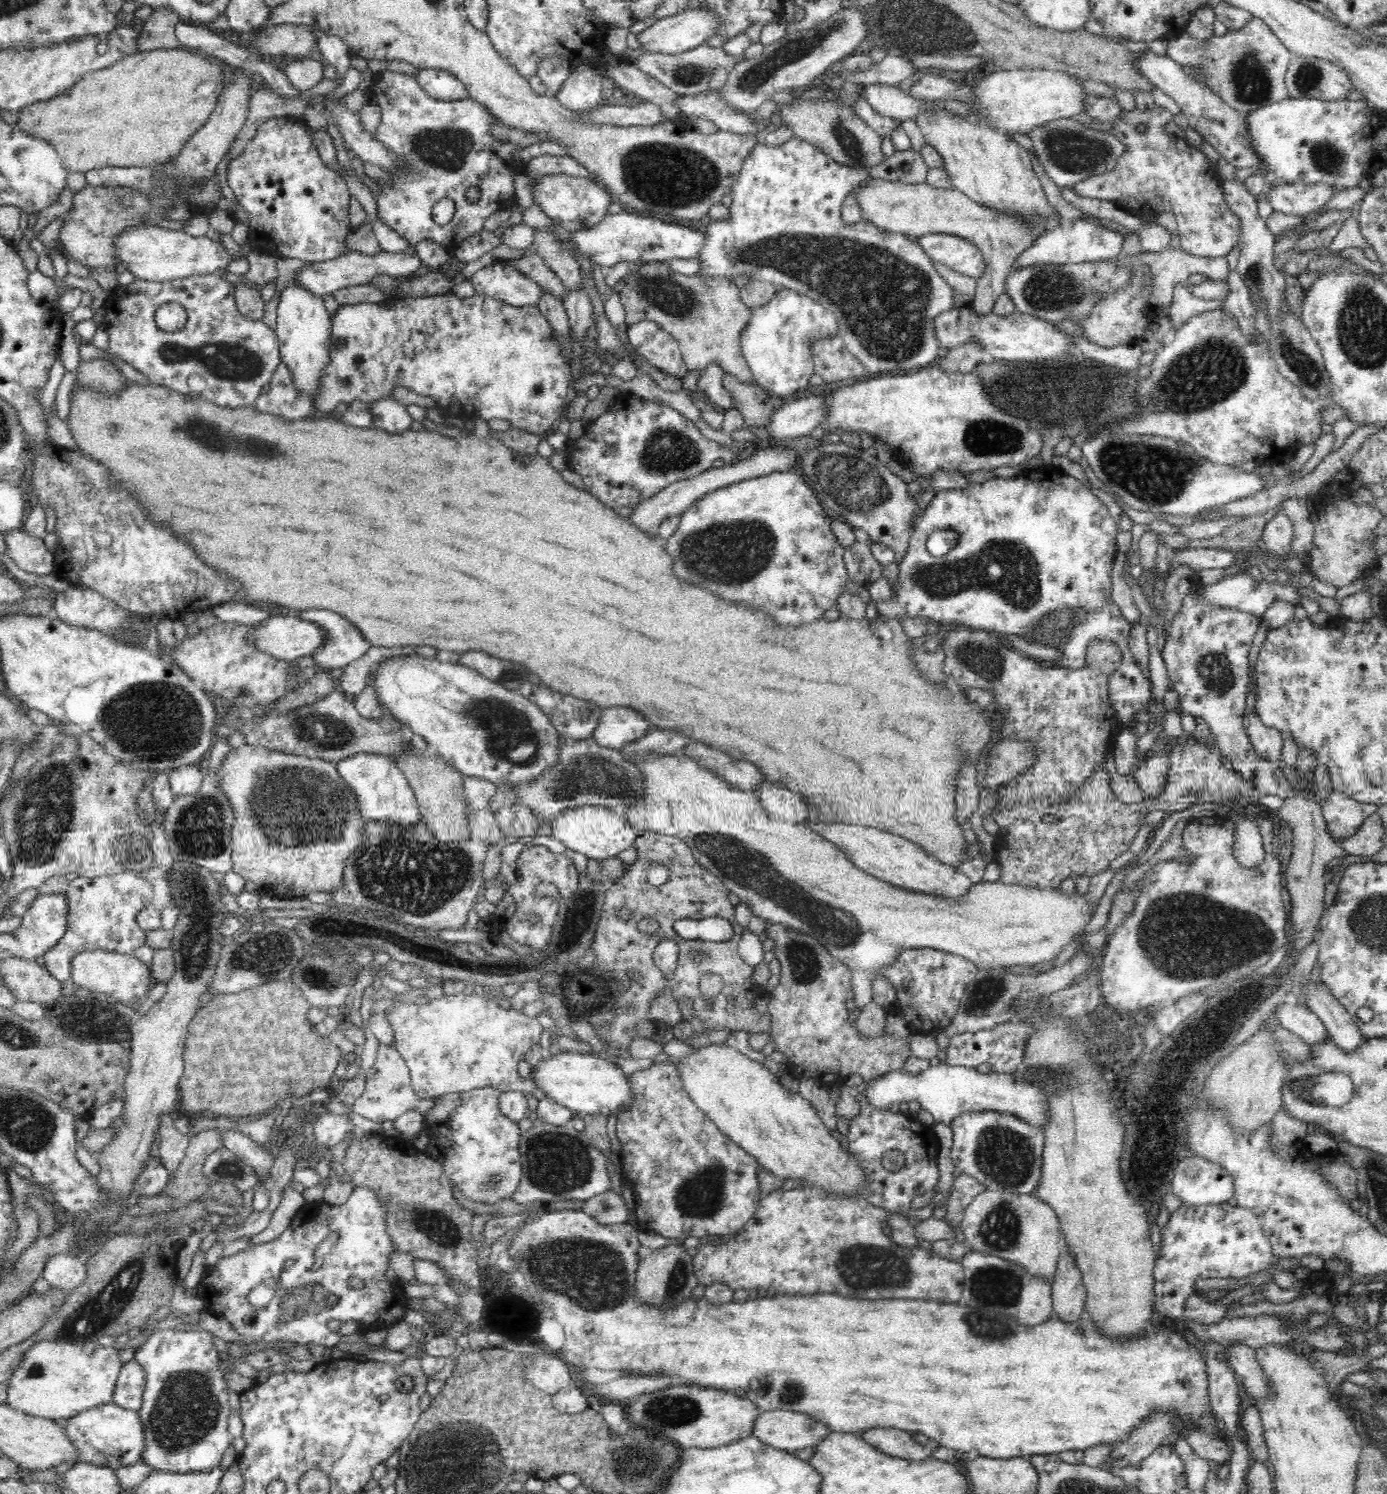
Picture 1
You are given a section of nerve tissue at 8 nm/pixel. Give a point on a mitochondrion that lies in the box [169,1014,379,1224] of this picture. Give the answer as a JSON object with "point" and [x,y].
{"point":[229,1169]}

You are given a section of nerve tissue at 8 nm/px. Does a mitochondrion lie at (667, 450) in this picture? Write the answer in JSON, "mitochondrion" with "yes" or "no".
{"mitochondrion":"yes"}

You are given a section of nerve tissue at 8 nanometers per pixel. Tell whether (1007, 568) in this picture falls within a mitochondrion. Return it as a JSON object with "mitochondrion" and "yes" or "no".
{"mitochondrion":"yes"}

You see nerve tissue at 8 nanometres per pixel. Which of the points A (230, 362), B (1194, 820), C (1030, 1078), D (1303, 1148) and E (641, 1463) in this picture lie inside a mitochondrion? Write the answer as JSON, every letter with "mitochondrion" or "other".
{"A":"mitochondrion","B":"other","C":"mitochondrion","D":"other","E":"mitochondrion"}

